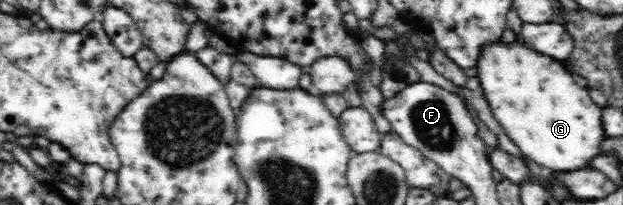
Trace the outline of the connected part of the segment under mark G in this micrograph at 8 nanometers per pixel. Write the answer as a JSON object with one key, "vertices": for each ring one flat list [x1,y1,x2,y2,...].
{"vertices":[[500,36,494,41,484,41,478,47,474,69,482,96,488,102,494,119,526,157,534,159,545,169,565,170,587,166,585,161,597,154,595,151,599,141,605,135,600,121,600,108,590,98,588,89,576,84,572,70,565,62,532,49,520,38,504,41]]}

